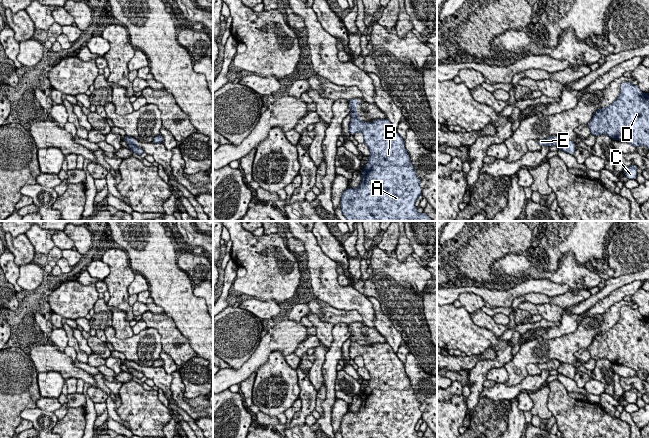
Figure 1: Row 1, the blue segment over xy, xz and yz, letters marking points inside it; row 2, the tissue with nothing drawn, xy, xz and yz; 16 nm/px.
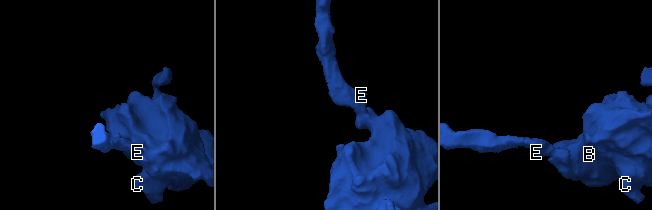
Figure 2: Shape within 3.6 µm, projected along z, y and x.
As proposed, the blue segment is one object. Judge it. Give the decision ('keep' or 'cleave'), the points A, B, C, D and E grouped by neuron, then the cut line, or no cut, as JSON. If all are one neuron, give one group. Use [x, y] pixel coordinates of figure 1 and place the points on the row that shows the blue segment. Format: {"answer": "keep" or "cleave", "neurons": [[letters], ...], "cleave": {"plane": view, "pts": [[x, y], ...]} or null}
{"answer": "cleave", "neurons": [["A", "B", "C", "D"], ["E"]], "cleave": {"plane": "xy", "pts": [[128, 142], [135, 145]]}}

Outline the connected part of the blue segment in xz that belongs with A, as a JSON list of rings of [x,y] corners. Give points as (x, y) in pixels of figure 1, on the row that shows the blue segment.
[[[352,118],[350,135],[361,132],[370,150],[357,189],[342,193],[341,210],[348,221],[433,221],[415,206],[422,194],[404,139],[388,119],[364,122]]]

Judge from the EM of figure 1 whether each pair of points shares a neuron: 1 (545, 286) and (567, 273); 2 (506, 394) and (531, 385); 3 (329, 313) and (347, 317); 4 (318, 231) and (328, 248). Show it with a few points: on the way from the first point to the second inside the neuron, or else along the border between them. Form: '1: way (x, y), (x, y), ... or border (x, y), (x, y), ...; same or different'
1: border (530, 279), (550, 279), (571, 288); different
2: way (512, 391), (525, 386); same
3: way (333, 316), (343, 317); same
4: way (322, 235), (328, 244); same

